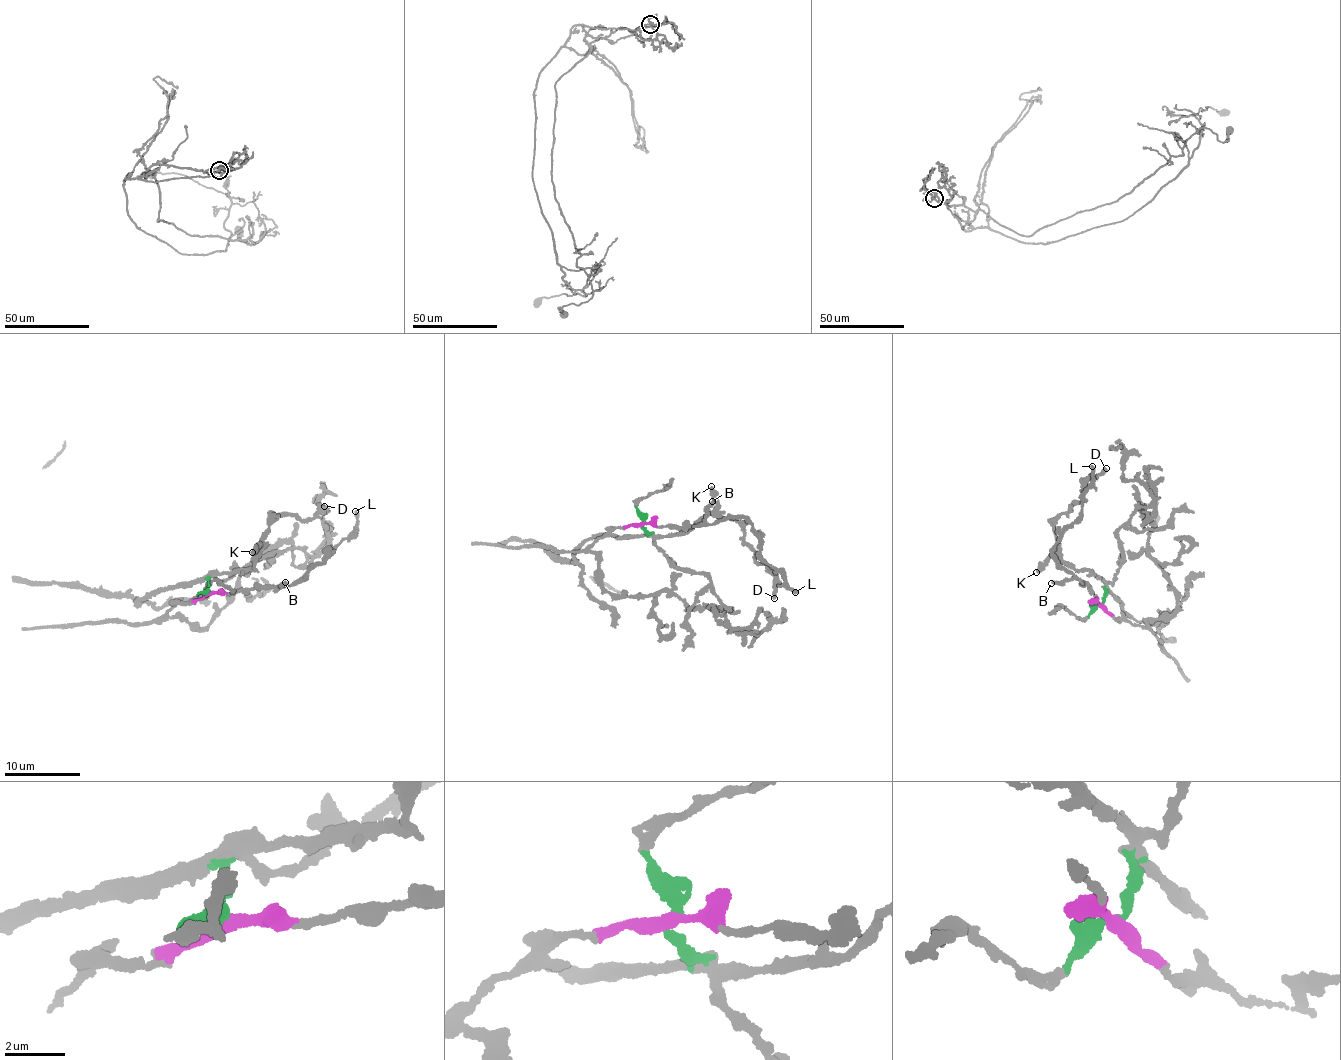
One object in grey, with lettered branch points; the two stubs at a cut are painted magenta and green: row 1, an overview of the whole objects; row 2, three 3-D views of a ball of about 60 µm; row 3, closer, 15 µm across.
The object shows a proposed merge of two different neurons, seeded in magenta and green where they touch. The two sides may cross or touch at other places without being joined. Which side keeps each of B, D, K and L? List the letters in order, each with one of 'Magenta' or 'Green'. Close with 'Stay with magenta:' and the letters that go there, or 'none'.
B: Magenta
D: Green
K: Green
L: Magenta
Stay with magenta: B, L

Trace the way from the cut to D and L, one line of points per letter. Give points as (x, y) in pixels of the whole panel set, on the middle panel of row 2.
D: (642, 524), (657, 537), (692, 531), (695, 523), (711, 516), (734, 521), (754, 559), (773, 577), (774, 599)
L: (642, 524), (679, 527), (742, 518), (750, 524), (761, 545), (763, 559), (779, 571), (786, 584), (796, 592)

